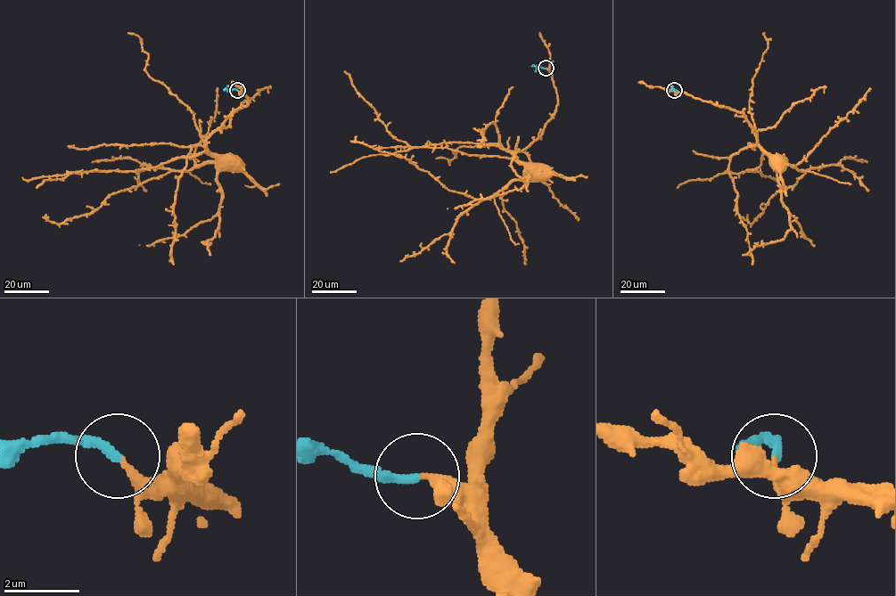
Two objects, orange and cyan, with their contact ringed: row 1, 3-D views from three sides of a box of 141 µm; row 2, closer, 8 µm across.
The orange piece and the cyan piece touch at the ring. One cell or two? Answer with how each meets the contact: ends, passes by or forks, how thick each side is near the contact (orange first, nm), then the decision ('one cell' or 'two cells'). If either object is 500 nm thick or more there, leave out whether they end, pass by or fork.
orange ends there; cyan ends there; 240 nm thick on the orange side, 260 nm on the other; one cell

